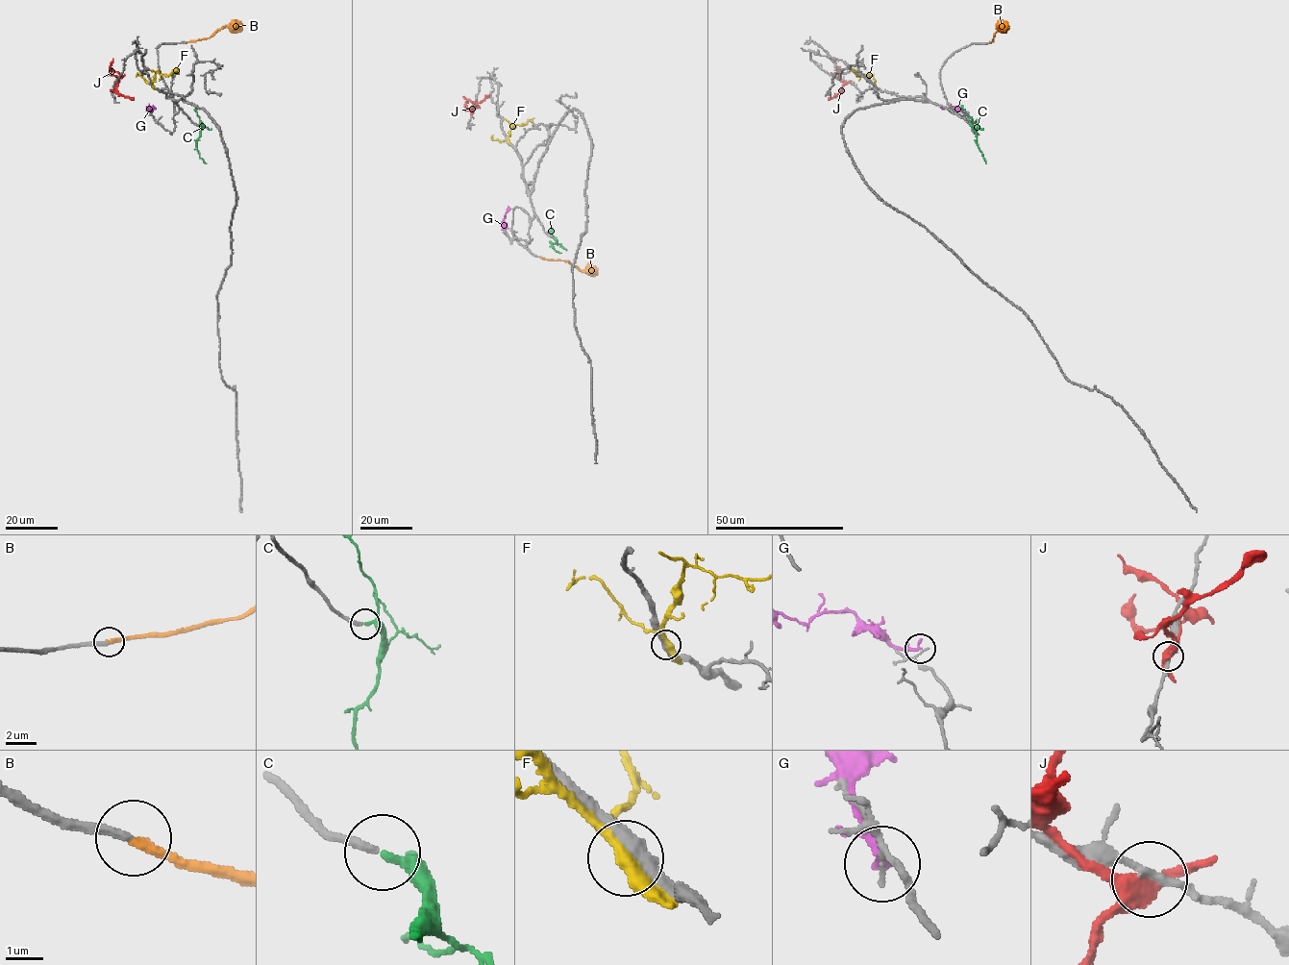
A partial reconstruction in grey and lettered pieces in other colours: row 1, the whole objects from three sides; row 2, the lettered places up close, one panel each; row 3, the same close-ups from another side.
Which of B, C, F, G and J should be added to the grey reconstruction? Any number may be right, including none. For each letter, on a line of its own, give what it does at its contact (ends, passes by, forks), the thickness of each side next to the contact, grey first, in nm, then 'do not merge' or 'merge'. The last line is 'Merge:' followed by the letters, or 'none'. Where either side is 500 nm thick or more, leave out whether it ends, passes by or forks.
B: it ends there; 240 nm thick on the grey side, 280 nm on the other; merge
C: it passes by; 240 nm thick on the grey side, 200 nm on the other; merge
F: it passes by; 440 nm thick on the grey side, 360 nm on the other; do not merge
G: it passes by; 100 nm thick on the grey side, 190 nm on the other; do not merge
J: it forks there; 200 nm thick on the grey side, 380 nm on the other; do not merge
Merge: B, C

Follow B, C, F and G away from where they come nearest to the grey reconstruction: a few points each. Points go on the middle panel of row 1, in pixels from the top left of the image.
B: (540, 257), (567, 260), (580, 270), (597, 270)
C: (553, 237), (556, 242), (552, 244), (560, 252)
F: (508, 141), (511, 126), (531, 121), (532, 127)
G: (507, 235), (503, 222), (508, 207)

